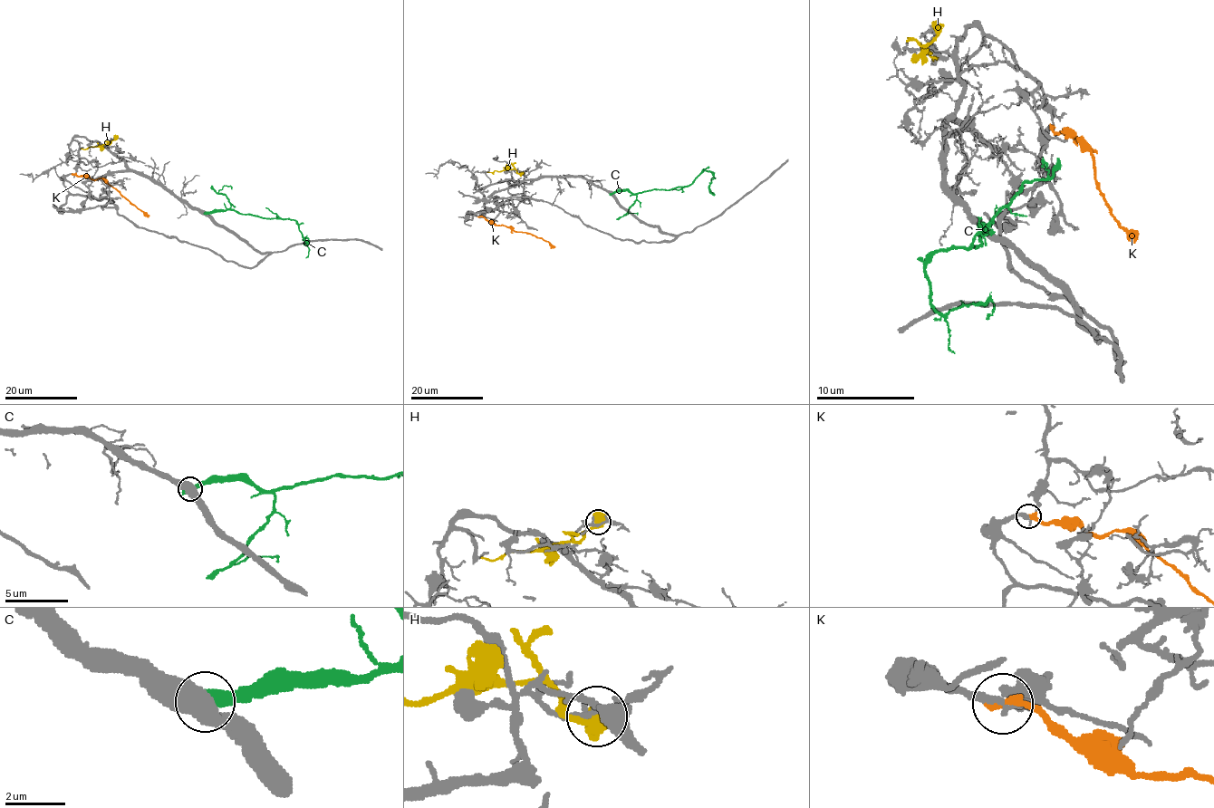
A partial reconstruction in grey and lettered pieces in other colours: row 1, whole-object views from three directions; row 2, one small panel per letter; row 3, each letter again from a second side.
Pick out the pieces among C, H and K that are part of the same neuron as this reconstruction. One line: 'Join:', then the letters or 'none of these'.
Join: K

